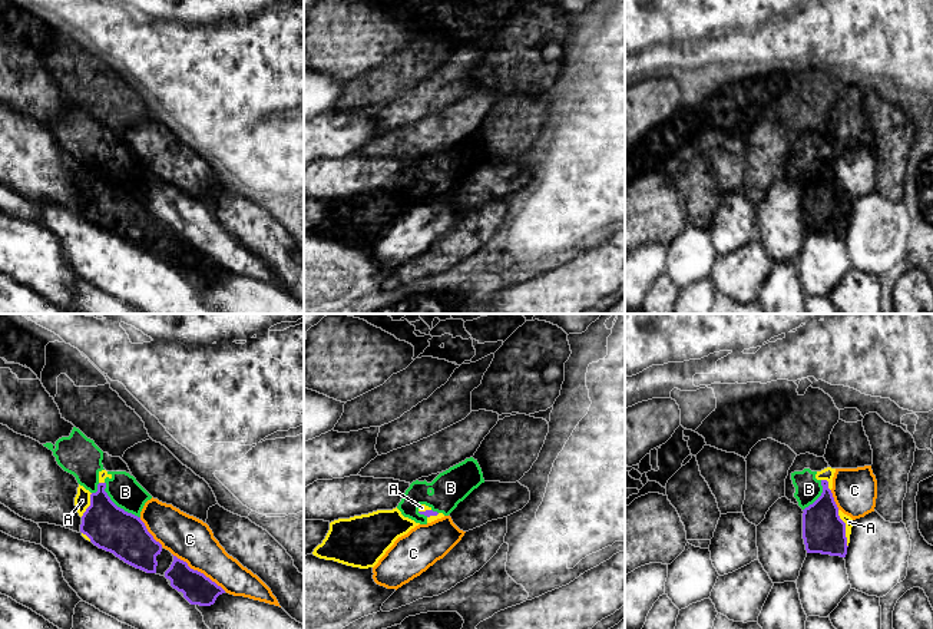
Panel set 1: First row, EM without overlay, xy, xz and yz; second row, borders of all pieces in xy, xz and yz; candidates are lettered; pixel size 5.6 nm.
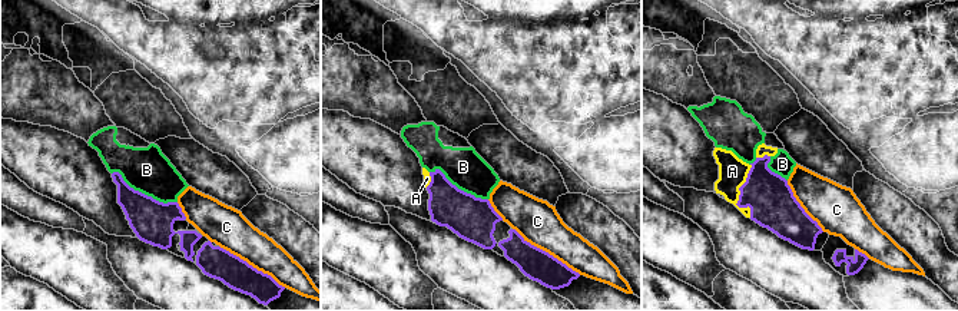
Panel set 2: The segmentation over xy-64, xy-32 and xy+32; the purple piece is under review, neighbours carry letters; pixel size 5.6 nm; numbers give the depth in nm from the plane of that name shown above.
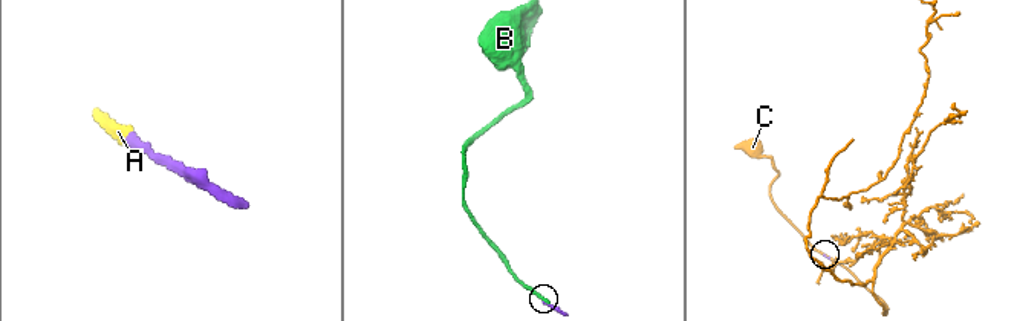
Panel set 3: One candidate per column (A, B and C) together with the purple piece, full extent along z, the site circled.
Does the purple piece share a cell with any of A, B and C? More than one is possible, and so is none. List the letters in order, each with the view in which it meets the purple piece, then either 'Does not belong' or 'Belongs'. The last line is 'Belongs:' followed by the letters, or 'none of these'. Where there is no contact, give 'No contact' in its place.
A: Touches purple in yz. Belongs
B: Touches purple in xy. Does not belong
C: Touches purple in xy. Does not belong
Belongs: A

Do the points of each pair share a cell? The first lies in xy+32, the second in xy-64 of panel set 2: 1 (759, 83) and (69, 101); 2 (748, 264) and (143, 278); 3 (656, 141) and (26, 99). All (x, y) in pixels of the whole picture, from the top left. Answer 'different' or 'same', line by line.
1: different
2: same
3: different

